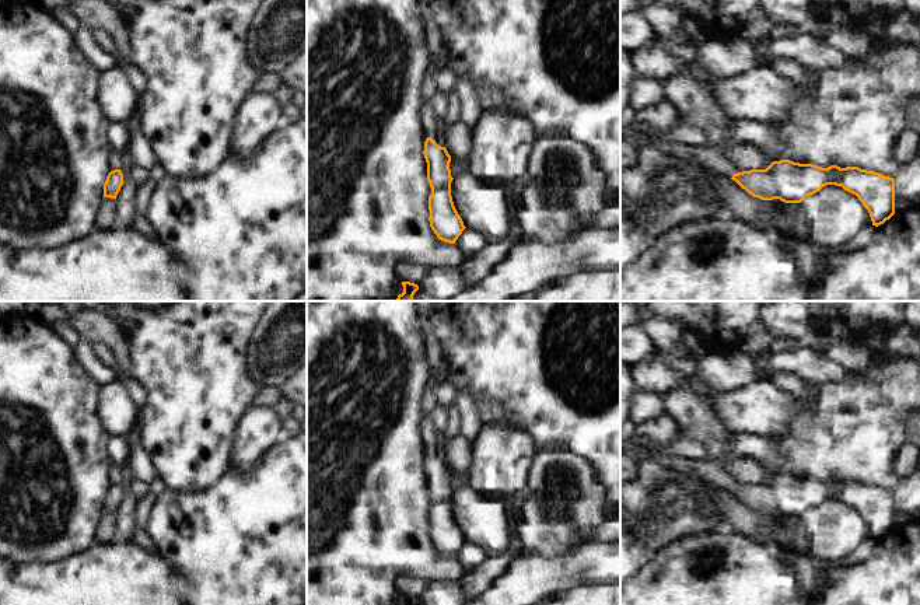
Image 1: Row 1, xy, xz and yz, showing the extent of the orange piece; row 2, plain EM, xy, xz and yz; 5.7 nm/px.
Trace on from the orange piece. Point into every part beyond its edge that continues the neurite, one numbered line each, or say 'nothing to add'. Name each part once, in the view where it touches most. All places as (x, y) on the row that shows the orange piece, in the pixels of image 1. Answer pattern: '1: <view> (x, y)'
1: yz (745, 157)

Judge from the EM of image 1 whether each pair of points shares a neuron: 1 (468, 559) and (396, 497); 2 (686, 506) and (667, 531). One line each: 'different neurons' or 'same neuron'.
1: different neurons
2: same neuron

